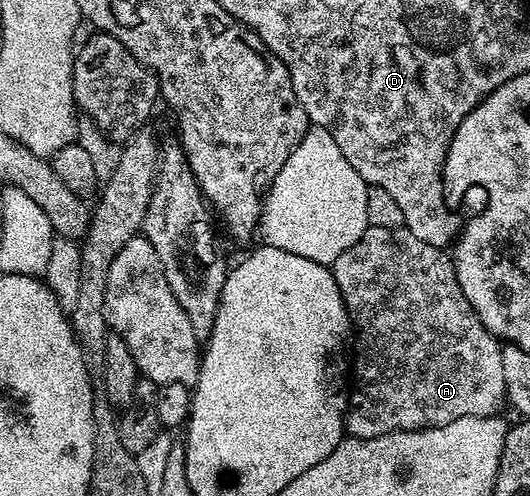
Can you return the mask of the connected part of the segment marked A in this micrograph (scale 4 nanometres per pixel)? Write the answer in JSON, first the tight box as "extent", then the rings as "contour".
{"extent":[331,226,506,439],"contour":[[[370,226],[363,232],[363,236],[347,252],[343,252],[331,263],[335,276],[335,284],[339,284],[339,292],[345,301],[349,313],[351,334],[357,338],[357,355],[351,358],[351,389],[347,394],[347,409],[345,411],[345,429],[350,437],[373,439],[375,436],[396,434],[400,430],[426,430],[432,426],[446,426],[451,420],[475,418],[489,420],[498,413],[497,410],[506,401],[505,385],[503,384],[503,356],[502,343],[479,320],[475,308],[463,296],[463,288],[459,288],[459,280],[455,276],[452,257],[442,247],[423,244],[419,236],[415,236],[407,229],[392,230]]]}

